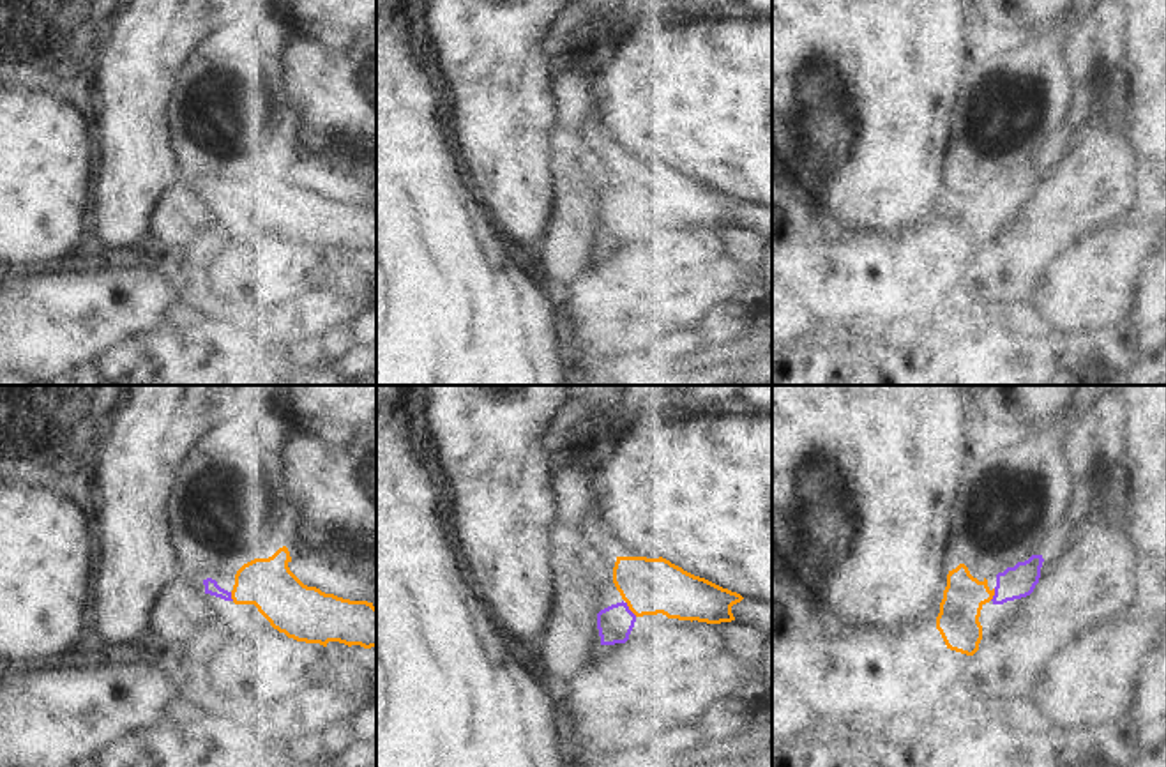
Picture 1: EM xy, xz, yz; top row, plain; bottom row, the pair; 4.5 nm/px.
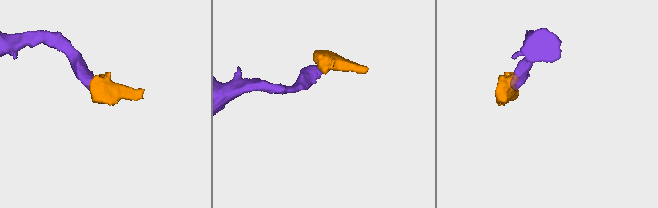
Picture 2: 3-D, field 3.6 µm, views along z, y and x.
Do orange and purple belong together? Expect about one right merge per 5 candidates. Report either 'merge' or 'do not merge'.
merge

